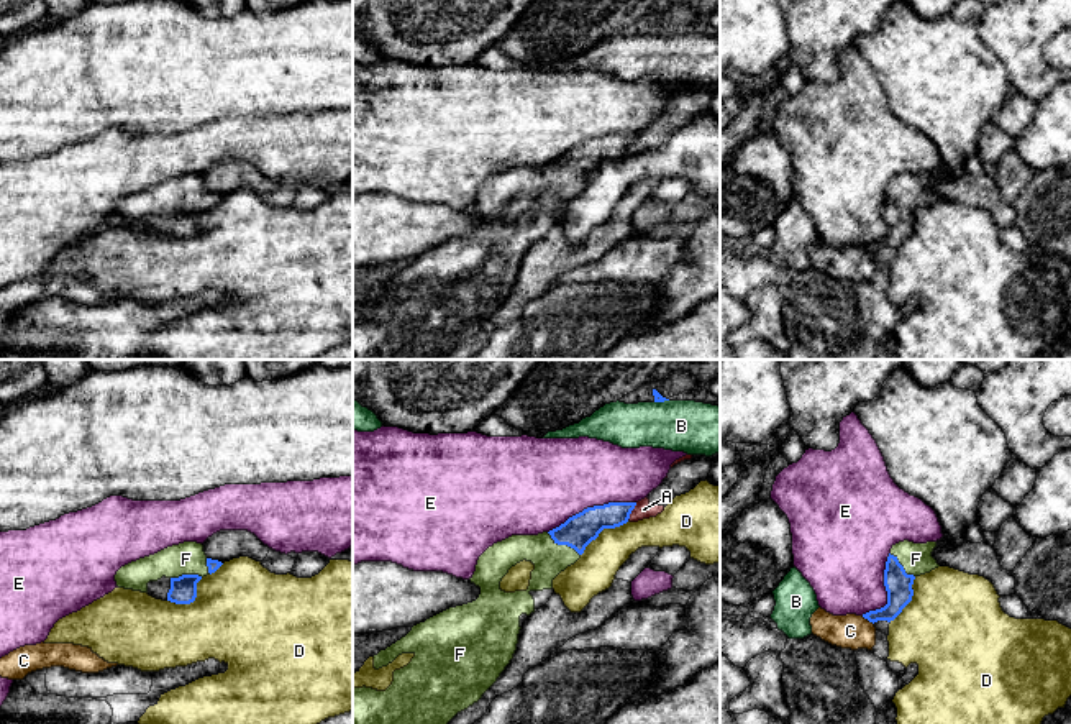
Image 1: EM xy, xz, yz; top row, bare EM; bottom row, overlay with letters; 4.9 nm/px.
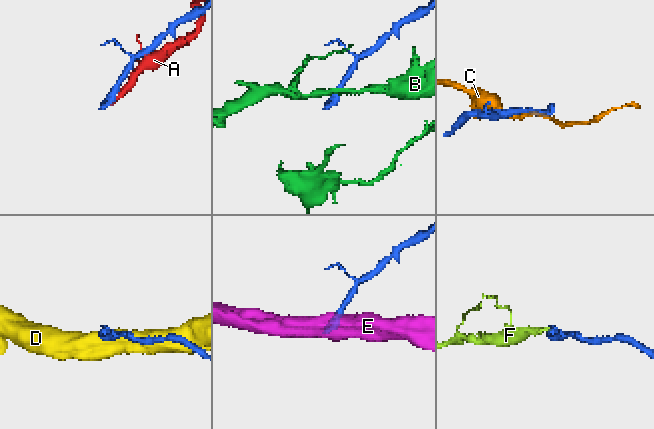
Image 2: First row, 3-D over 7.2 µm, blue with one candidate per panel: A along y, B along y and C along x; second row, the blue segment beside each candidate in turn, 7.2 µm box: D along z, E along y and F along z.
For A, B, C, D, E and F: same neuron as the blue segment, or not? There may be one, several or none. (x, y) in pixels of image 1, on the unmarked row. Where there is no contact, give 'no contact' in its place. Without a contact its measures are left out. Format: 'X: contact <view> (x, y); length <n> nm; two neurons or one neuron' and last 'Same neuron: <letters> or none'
A: contact xz (632, 142); length 100 nm; two neurons
B: contact xz (661, 33); length 70 nm; two neurons
C: contact yz (868, 252); length 80 nm; two neurons
D: contact xz (602, 161); length 300 nm; two neurons
E: contact xz (591, 140); length 460 nm; two neurons
F: contact xz (563, 176); length 200 nm; one neuron
Same neuron: F

